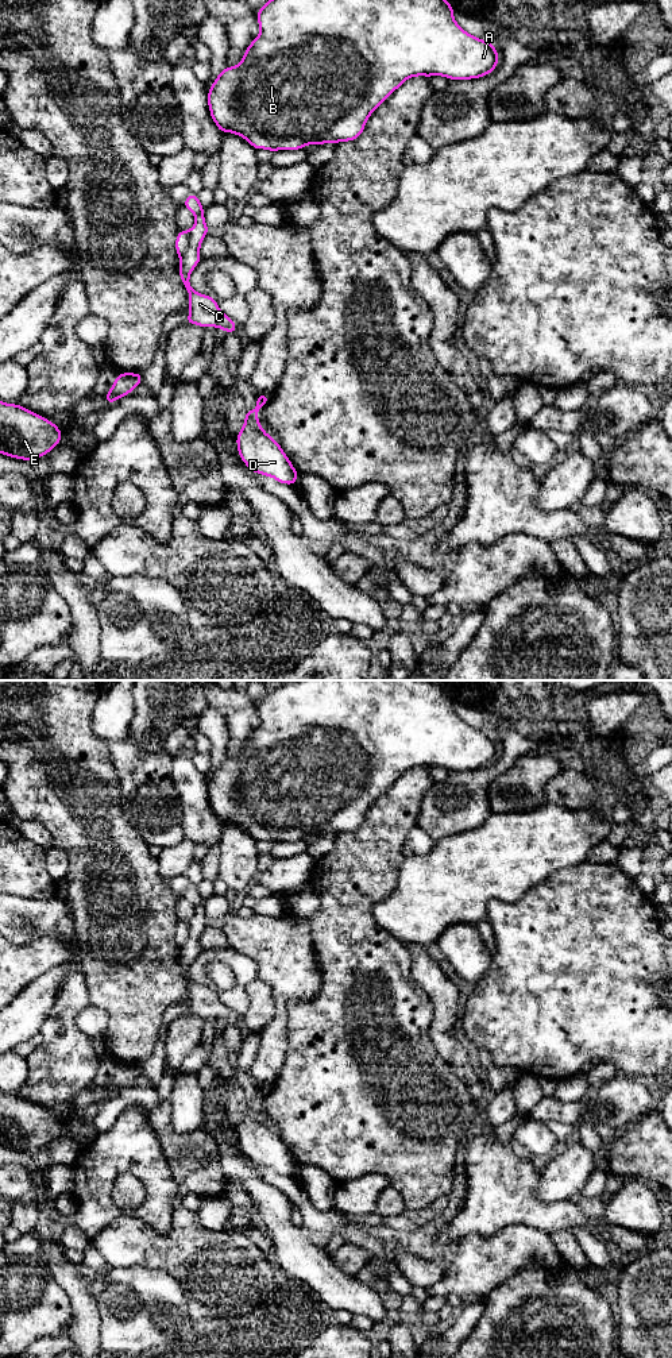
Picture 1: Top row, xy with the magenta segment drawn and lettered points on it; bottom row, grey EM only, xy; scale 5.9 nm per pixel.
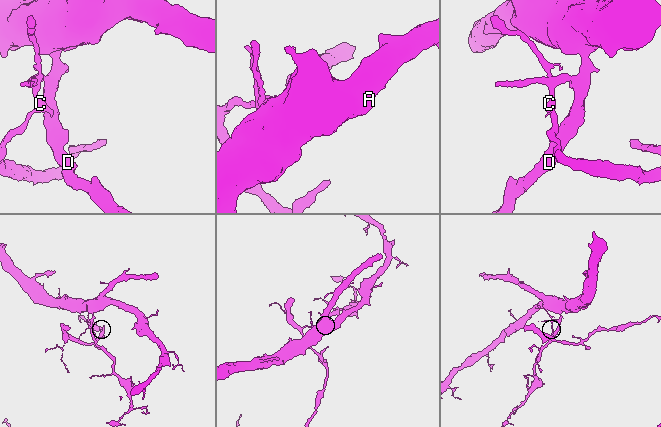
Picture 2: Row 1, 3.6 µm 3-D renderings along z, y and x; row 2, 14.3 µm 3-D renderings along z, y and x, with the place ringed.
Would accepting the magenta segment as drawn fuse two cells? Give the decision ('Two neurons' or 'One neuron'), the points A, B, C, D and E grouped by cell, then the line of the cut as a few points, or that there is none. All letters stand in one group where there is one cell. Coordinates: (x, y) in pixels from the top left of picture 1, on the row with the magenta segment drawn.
Two neurons. Groups: A B D / C E. Split along xy (188, 231), (188, 247), (180, 258)

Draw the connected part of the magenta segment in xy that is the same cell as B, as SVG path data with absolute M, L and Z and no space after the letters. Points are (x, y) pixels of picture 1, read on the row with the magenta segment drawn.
M267 0L256 11L259 35L248 45L237 66L225 66L208 89L208 108L220 134L232 132L244 138L255 150L296 151L308 144L351 142L358 139L372 112L408 78L443 76L448 80L480 78L495 70L499 55L494 45L464 31L453 18L447 0Z

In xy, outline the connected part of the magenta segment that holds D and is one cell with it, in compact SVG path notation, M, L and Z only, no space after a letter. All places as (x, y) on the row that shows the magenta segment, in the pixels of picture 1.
M259 393L254 410L247 410L244 424L236 435L237 454L255 474L274 478L283 485L296 485L298 472L279 443L263 431L258 412L269 402L269 396Z

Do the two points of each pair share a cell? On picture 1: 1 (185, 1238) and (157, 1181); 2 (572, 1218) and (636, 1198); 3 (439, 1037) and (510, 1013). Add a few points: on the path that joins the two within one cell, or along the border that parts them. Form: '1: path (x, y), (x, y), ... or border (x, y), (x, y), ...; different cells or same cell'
1: border (176, 1208), (166, 1233), (143, 1222); different cells
2: border (607, 1223), (638, 1231); different cells
3: border (463, 998), (458, 1026); different cells

